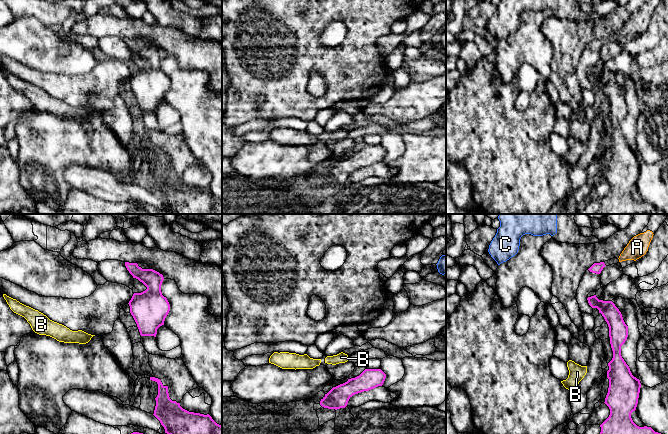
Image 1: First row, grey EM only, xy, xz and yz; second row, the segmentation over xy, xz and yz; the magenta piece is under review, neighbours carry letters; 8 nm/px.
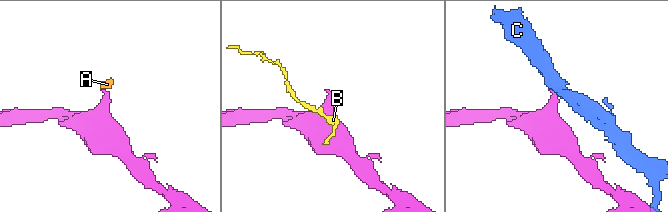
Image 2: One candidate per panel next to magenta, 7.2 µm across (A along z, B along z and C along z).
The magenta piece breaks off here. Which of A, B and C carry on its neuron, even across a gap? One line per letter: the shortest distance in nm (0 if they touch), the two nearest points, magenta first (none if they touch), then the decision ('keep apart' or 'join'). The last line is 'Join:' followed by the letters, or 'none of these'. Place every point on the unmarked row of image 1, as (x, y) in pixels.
A: 120 nm | yz (605, 41), (619, 37) | join
B: 140 nm | xz (348, 155), (344, 138) | keep apart
C: 400 nm | yz (590, 43), (556, 8) | keep apart
Join: A

